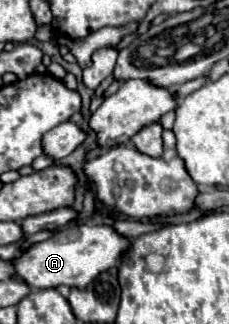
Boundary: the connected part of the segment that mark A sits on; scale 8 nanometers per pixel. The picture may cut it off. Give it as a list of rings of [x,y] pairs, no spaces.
[[[67,226],[61,232],[55,232],[49,240],[33,244],[27,252],[21,252],[17,262],[17,274],[29,286],[35,288],[57,288],[59,284],[67,284],[69,288],[85,288],[97,274],[119,264],[121,256],[131,248],[131,240],[121,236],[113,226]]]

